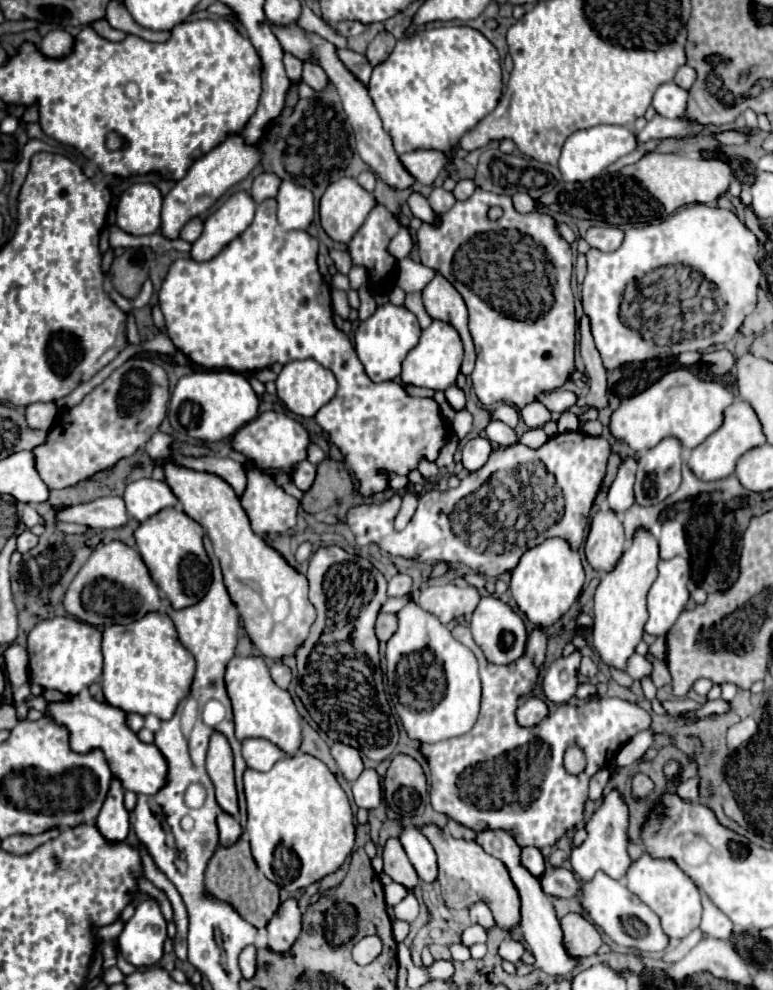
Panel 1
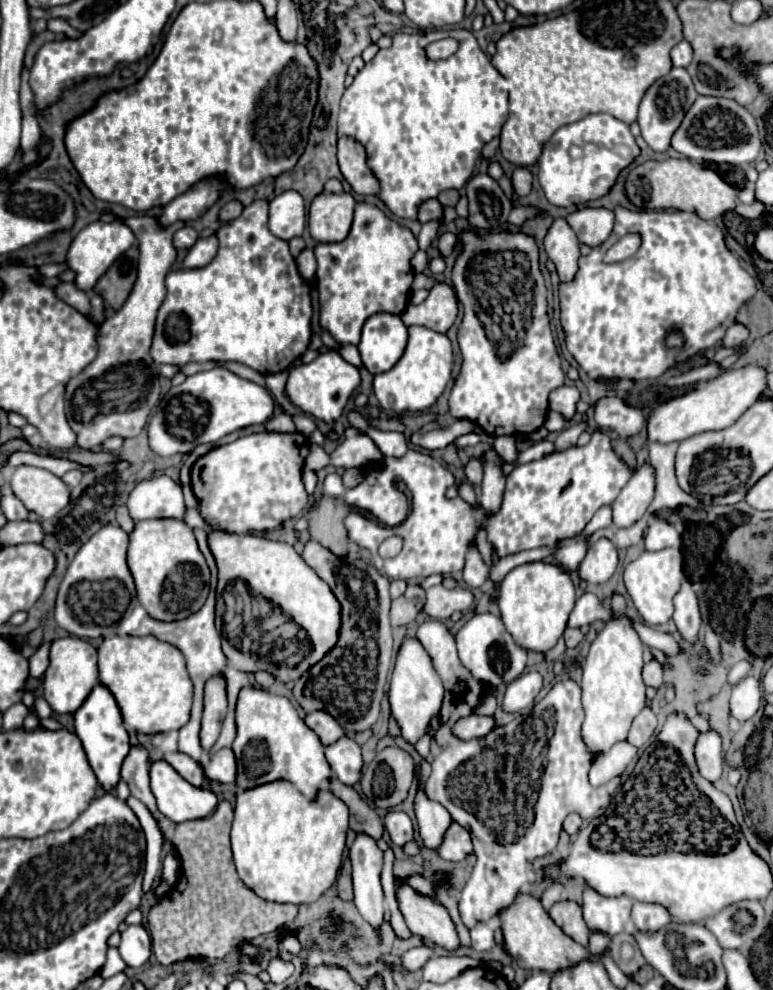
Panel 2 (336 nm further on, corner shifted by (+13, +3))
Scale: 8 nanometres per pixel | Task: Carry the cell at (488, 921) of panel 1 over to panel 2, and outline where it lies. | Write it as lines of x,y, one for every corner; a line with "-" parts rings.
477,924
477,928
471,928
471,948
475,952
485,952
495,946
493,940
493,928
489,924

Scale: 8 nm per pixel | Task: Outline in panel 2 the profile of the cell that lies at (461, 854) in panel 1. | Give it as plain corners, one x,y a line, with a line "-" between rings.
517,896
517,904
501,912
501,928
505,936
505,946
509,954
517,960
521,968
543,970
555,974
559,970
571,968
583,960
591,958
591,952
563,934
563,930
551,920
535,896

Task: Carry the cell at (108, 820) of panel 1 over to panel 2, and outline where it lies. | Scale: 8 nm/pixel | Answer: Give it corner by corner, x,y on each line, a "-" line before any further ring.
97,684
91,690
85,704
75,712
75,732
85,748
85,754
89,758
89,764
99,784
105,790
115,788
115,784
119,782
117,772
121,770
121,760
127,756
131,746
129,746
129,734
123,726
121,710
117,708
117,700
113,700
113,694
109,692
109,688
105,688
103,684

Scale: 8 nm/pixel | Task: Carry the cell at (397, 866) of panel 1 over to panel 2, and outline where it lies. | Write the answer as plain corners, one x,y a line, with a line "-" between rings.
401,888
401,892
397,892
397,902
415,936
449,952
455,952
461,946
459,934
445,906
433,904
433,900
425,900
425,896
417,896
413,888

